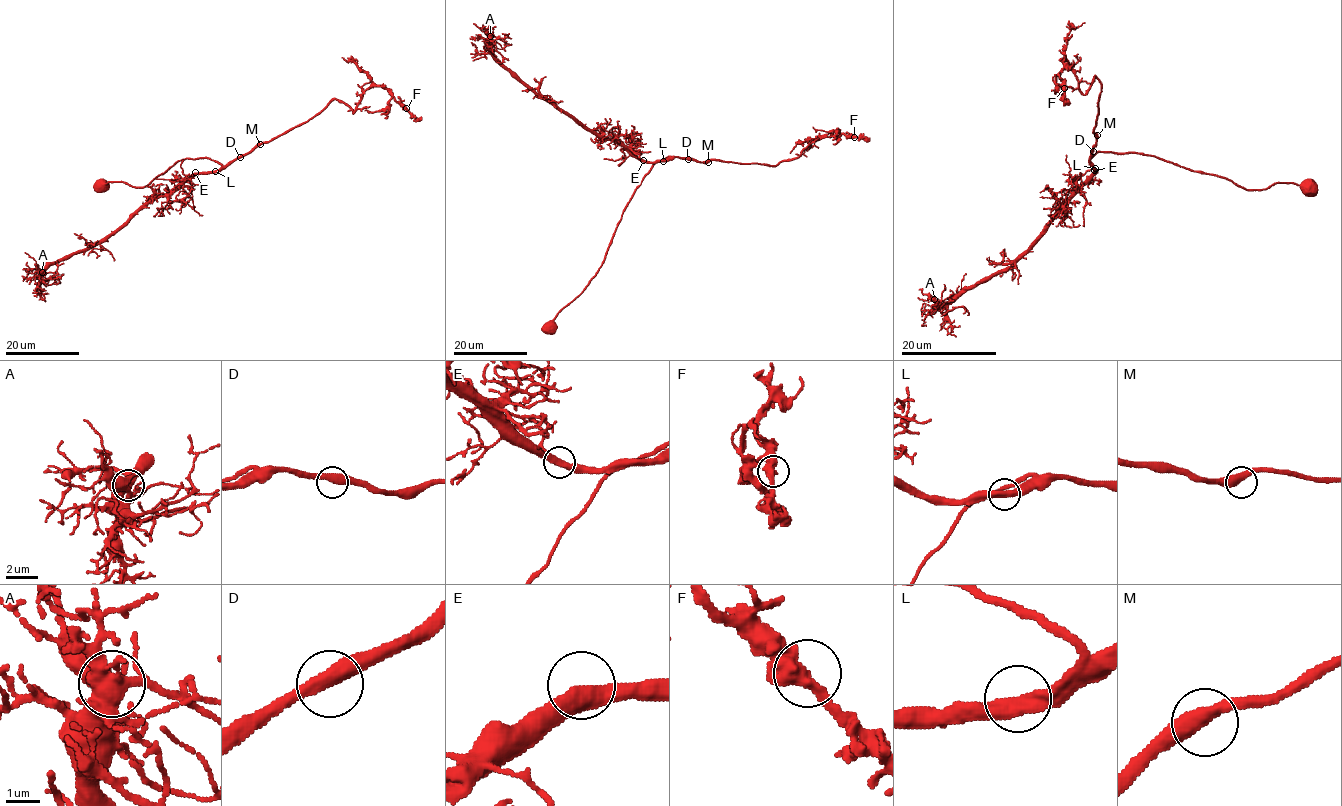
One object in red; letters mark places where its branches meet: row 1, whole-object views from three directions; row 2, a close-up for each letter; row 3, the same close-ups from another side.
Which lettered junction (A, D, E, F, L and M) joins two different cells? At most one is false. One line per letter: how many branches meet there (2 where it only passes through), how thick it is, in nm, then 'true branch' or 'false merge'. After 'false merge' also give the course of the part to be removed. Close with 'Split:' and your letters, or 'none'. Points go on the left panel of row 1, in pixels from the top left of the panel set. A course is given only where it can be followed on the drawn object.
A: 2 | 460 nm | true branch
D: 2 | 440 nm | true branch
E: 2 | 480 nm | true branch
F: 2 | 440 nm | true branch
L: 2 | 440 nm | true branch
M: 2 | 440 nm | true branch
Split: none

